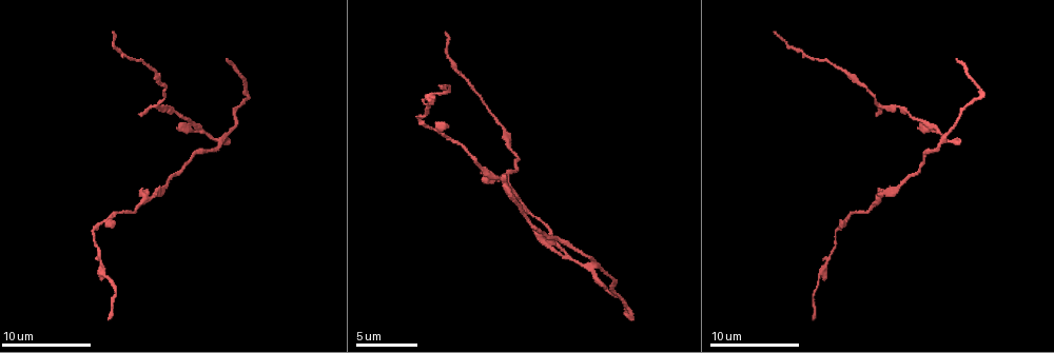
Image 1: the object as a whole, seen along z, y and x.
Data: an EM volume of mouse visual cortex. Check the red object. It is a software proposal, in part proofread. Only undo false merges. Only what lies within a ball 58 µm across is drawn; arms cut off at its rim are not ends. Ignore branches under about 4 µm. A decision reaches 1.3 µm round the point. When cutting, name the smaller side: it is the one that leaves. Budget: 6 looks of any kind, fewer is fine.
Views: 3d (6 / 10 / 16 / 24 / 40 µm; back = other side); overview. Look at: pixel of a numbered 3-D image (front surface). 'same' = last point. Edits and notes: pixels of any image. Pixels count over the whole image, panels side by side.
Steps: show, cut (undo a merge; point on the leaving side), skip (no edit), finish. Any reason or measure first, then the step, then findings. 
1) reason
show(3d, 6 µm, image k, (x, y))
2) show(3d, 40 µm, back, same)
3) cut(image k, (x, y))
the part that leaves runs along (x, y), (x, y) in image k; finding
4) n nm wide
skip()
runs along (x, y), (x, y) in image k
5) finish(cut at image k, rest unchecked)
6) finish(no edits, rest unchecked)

four-way junction
show(3d, 6 µm, image 1, (223, 137))

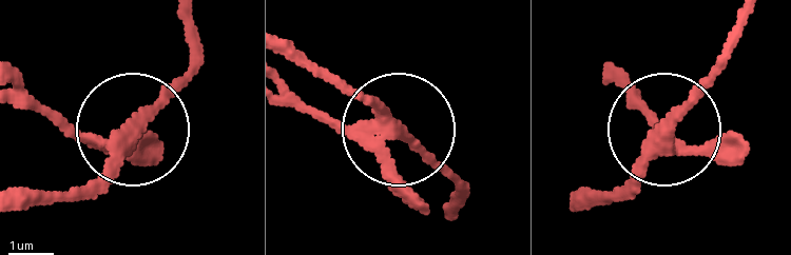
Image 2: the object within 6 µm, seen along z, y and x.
show(3d, 6 µm, back, image 2, (121, 137))

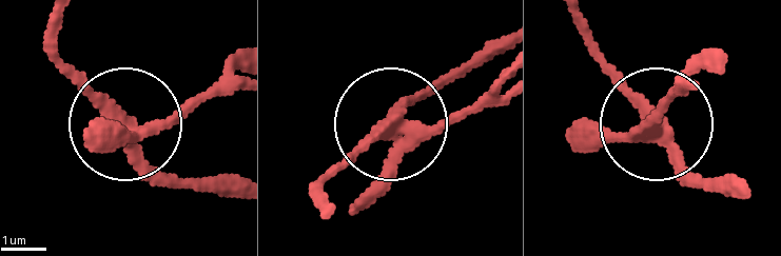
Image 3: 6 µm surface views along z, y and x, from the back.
320 nm wide
cut(image 3, (113, 129))
the part that leaves runs along (141, 131), (172, 128), (239, 71) in image 3; two cells meet here

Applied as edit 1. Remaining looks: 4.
show(overview)

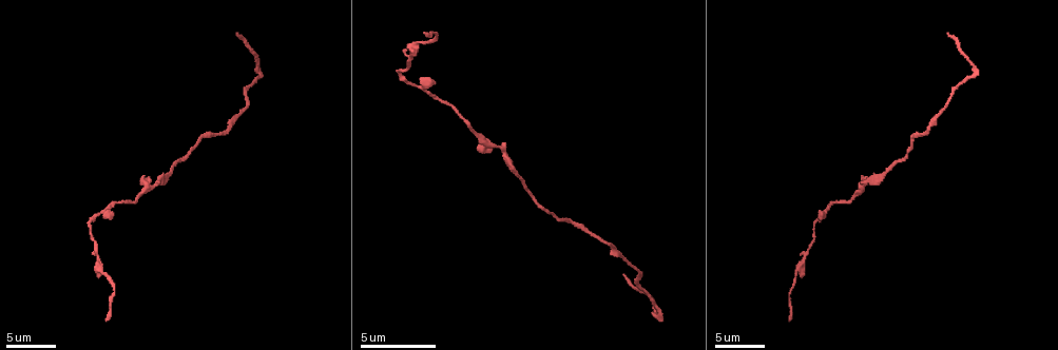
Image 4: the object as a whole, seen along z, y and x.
narrows sharply
show(3d, 16 µm, image 4, (503, 146))

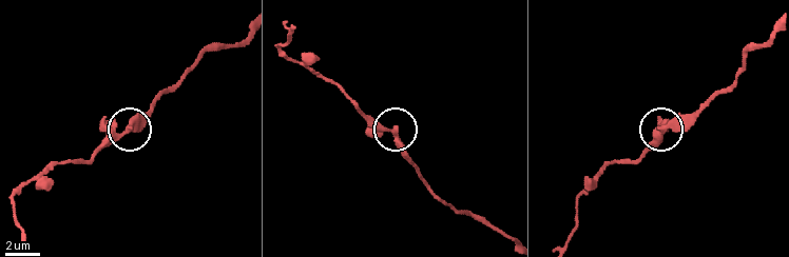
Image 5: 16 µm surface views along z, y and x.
340 nm wide
skip()
all the same cell

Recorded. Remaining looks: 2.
thick turns thin
show(3d, 10 µm, image 4, (436, 98))

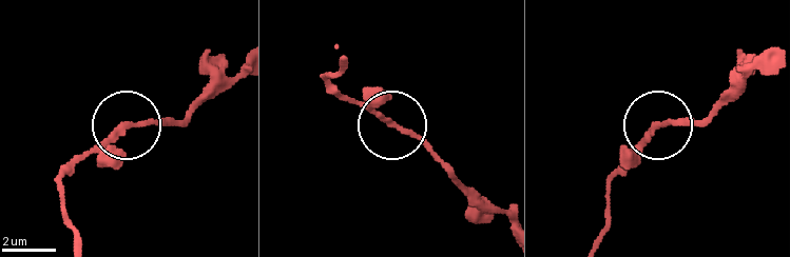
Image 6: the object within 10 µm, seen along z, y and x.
show(3d, 10 µm, back, image 6, (389, 124))

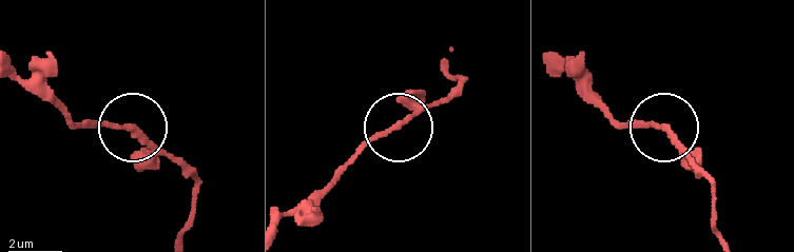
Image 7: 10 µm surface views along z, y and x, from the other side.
skip()
one cell here

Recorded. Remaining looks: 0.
finish(cut at image 3, rest unchecked)

